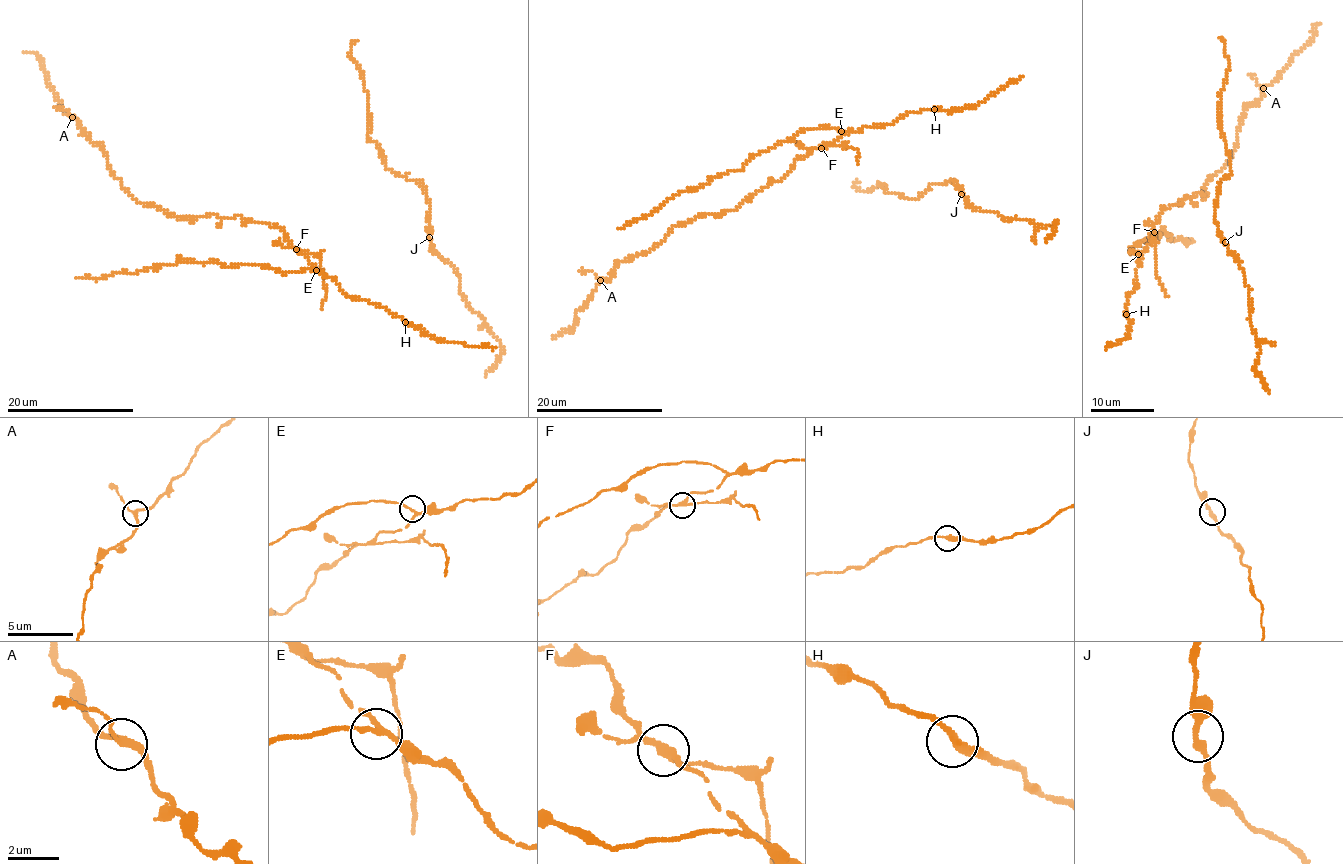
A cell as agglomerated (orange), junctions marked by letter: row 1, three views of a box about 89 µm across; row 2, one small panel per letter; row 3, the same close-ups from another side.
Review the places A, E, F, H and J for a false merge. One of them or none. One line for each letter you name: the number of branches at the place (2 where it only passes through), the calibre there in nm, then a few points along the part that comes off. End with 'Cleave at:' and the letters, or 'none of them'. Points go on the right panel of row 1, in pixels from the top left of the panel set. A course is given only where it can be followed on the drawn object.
F: branches 4; calibre 240 nm; course (1154, 233), (1155, 275), (1167, 297)
Cleave at: F

